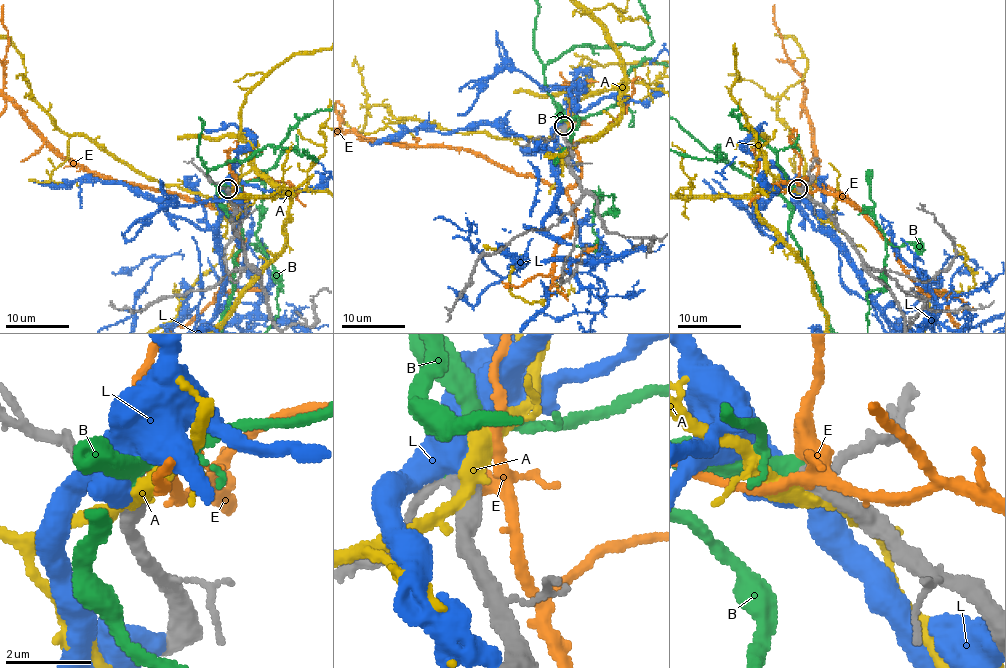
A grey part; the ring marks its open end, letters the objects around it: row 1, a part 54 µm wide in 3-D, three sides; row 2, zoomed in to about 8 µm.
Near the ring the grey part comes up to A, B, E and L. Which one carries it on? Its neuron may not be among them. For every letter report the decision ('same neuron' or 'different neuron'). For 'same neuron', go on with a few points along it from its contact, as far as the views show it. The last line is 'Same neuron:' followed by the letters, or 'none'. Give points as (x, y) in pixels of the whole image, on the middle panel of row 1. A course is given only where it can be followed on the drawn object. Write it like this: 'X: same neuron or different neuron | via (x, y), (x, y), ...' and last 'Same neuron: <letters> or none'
A: different neuron
B: same neuron
E: different neuron
L: different neuron
Same neuron: B

